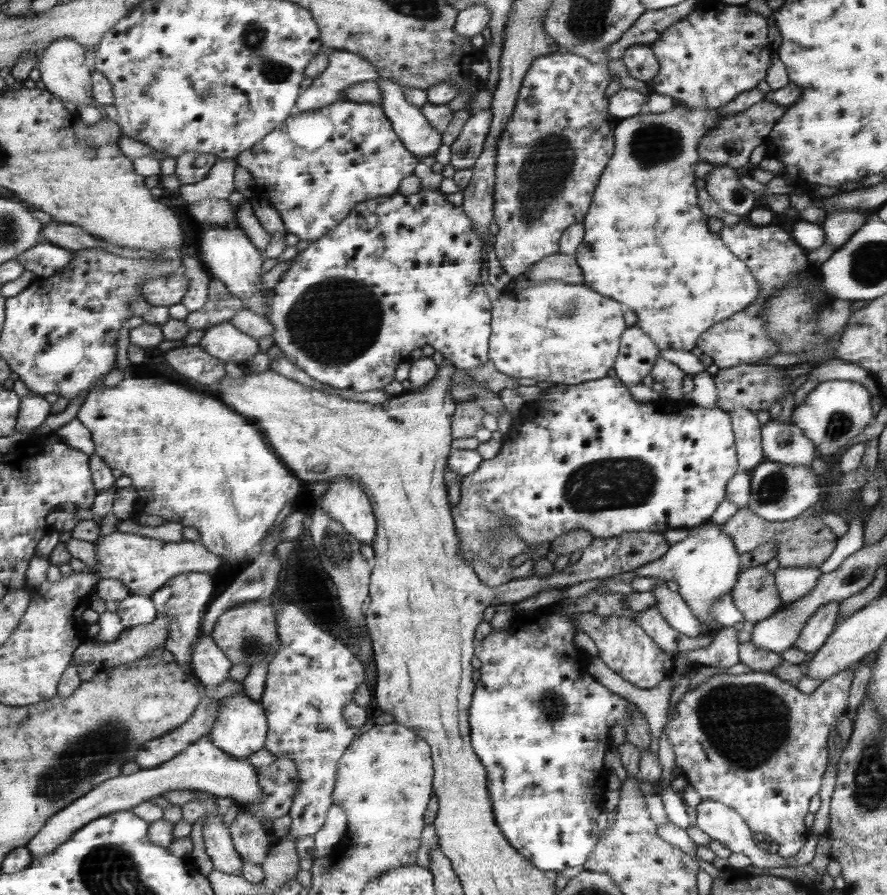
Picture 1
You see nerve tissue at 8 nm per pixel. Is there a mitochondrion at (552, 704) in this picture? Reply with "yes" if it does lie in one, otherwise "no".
yes

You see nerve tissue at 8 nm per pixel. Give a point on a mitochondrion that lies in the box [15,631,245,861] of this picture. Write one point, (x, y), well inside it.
(81, 760)

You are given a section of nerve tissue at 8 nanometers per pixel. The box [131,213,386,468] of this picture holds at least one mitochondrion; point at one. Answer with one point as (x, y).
(312, 322)

